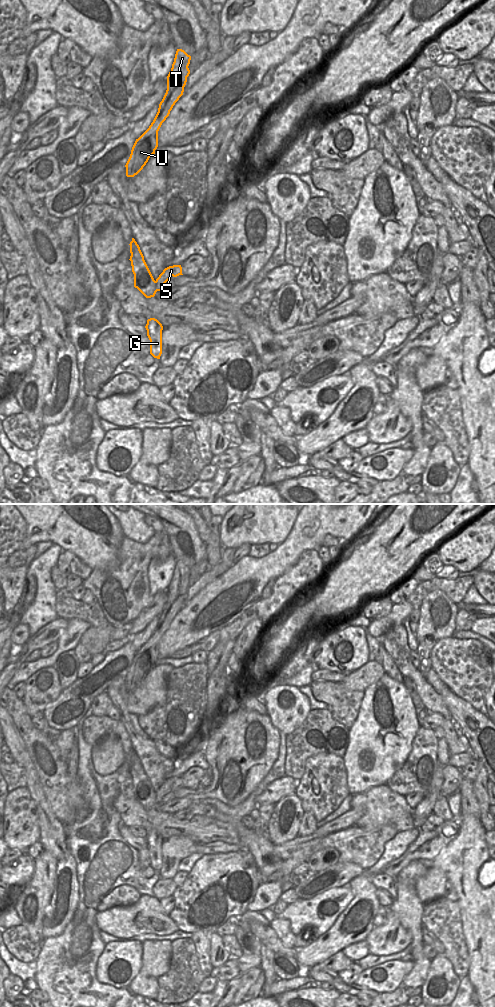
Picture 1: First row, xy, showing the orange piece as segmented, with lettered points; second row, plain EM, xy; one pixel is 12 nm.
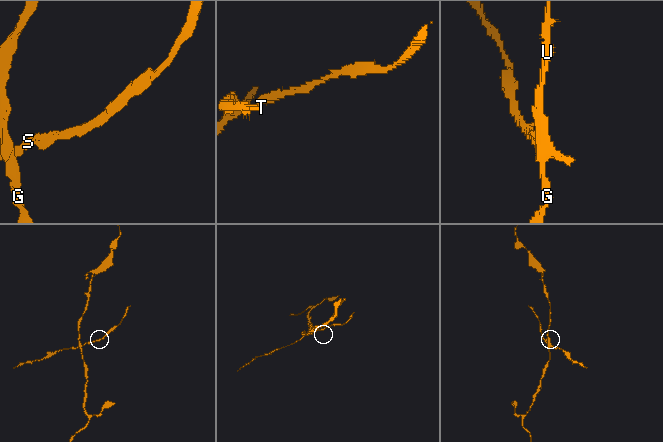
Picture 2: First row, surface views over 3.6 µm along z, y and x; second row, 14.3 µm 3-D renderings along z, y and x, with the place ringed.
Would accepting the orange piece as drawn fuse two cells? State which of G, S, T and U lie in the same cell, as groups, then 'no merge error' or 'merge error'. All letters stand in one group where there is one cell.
groups G T U / S; merge error

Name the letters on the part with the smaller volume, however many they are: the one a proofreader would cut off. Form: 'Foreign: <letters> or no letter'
Foreign: S.

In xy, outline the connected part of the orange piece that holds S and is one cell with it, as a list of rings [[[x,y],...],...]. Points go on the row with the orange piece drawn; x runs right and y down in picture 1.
[[[173,265],[165,268],[156,279],[156,291],[162,291],[163,285],[173,276],[177,277],[182,274],[181,265]]]

